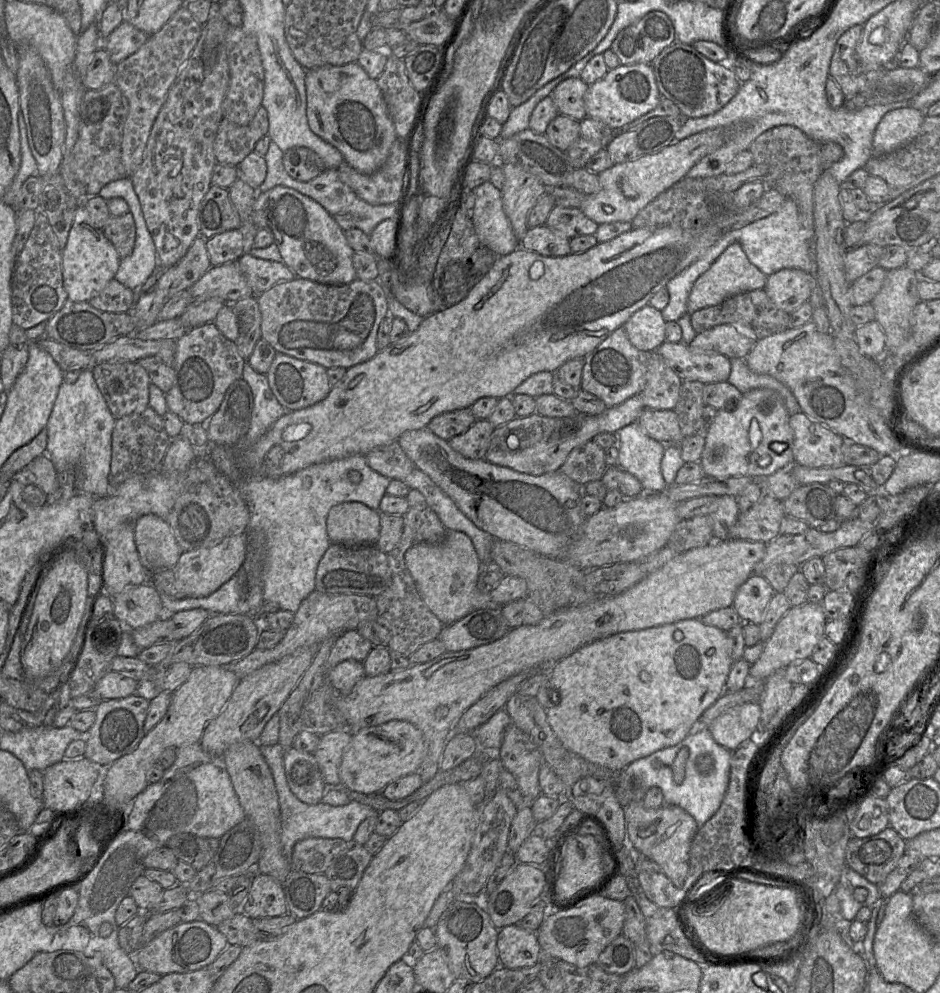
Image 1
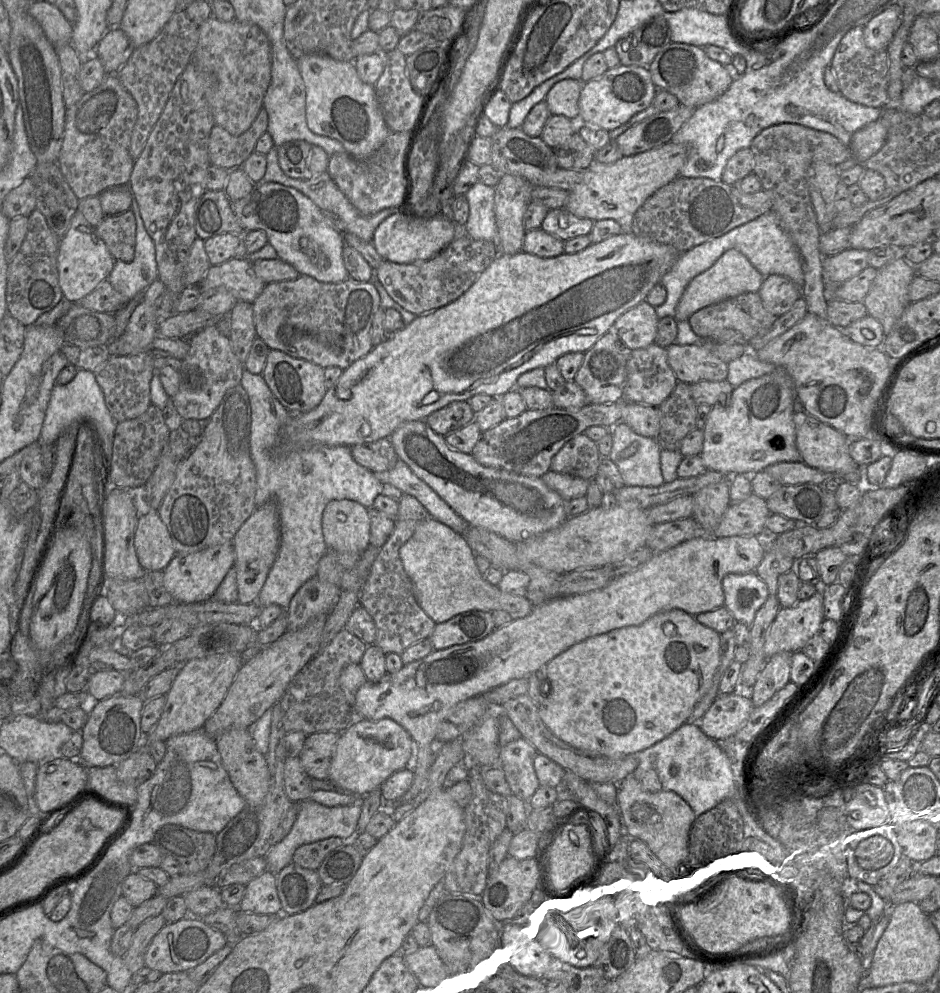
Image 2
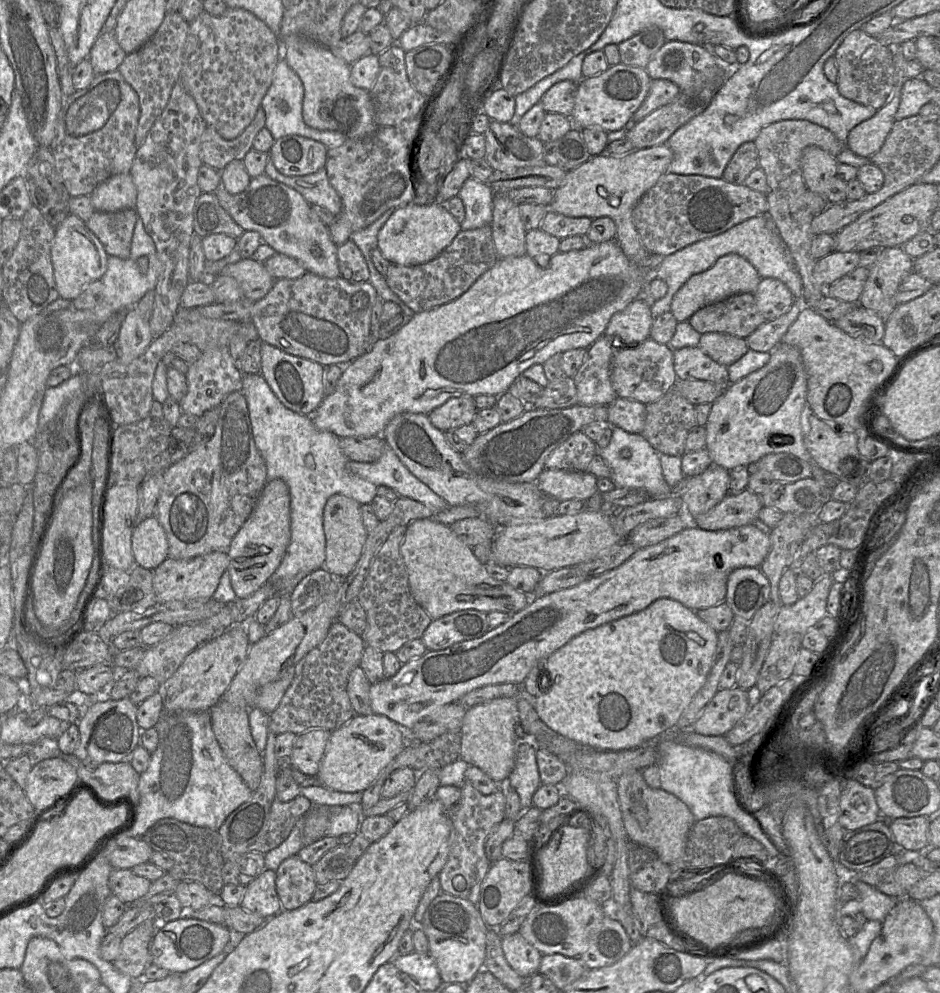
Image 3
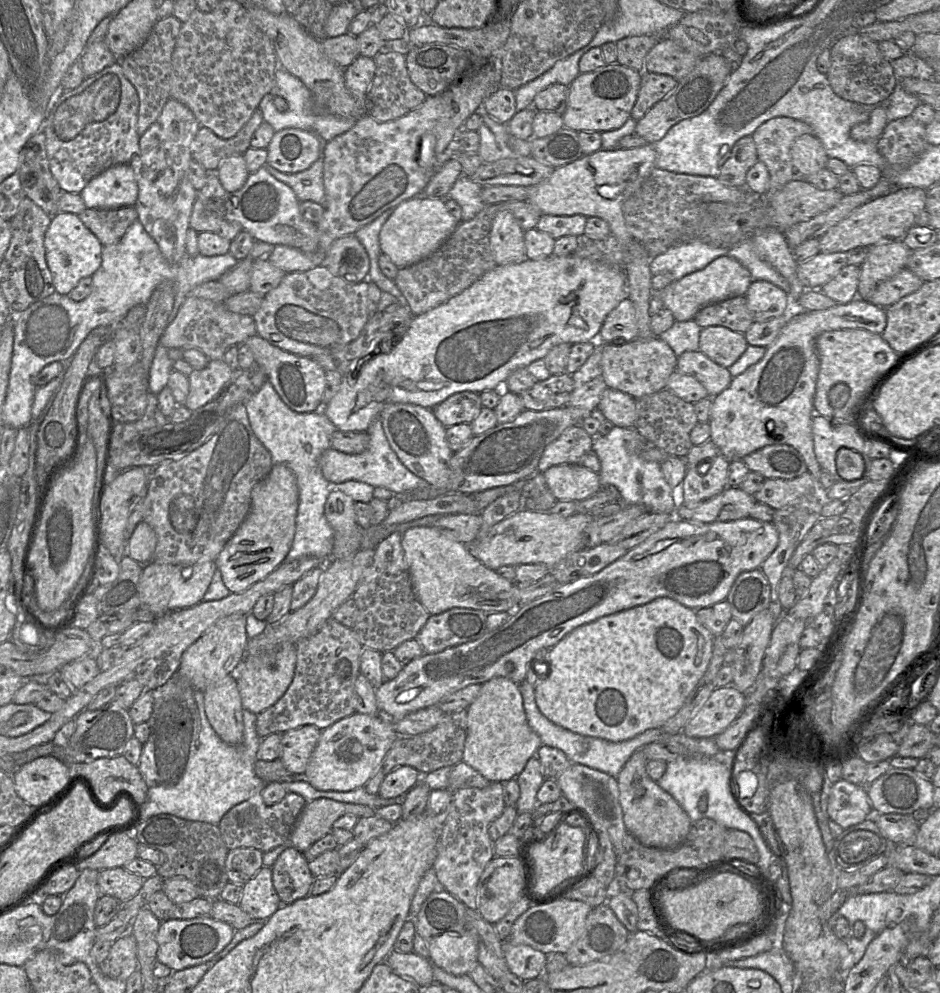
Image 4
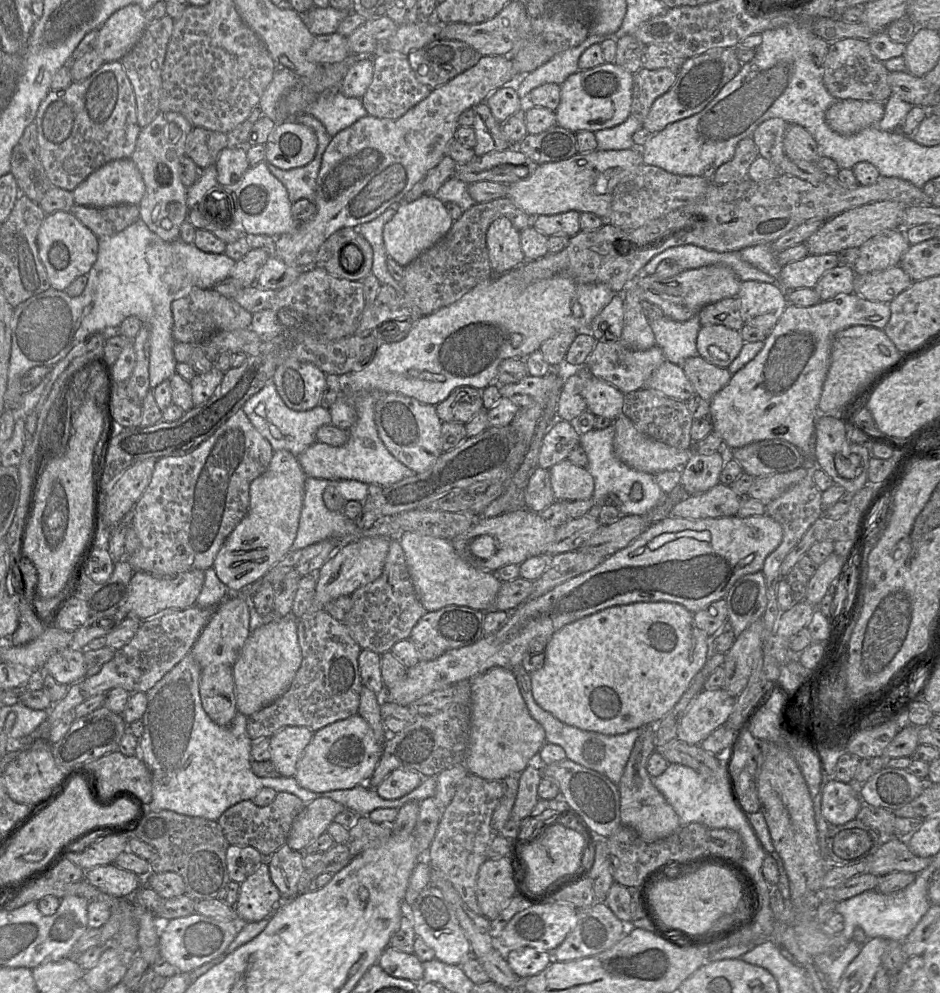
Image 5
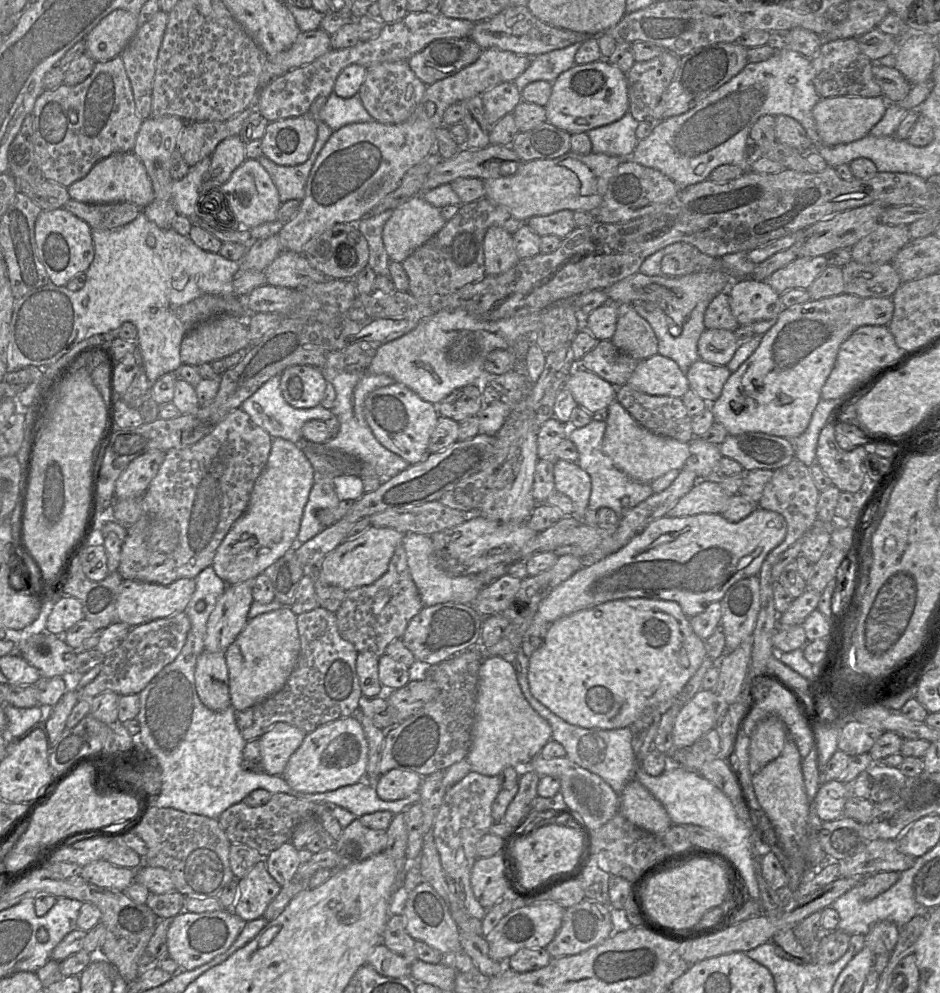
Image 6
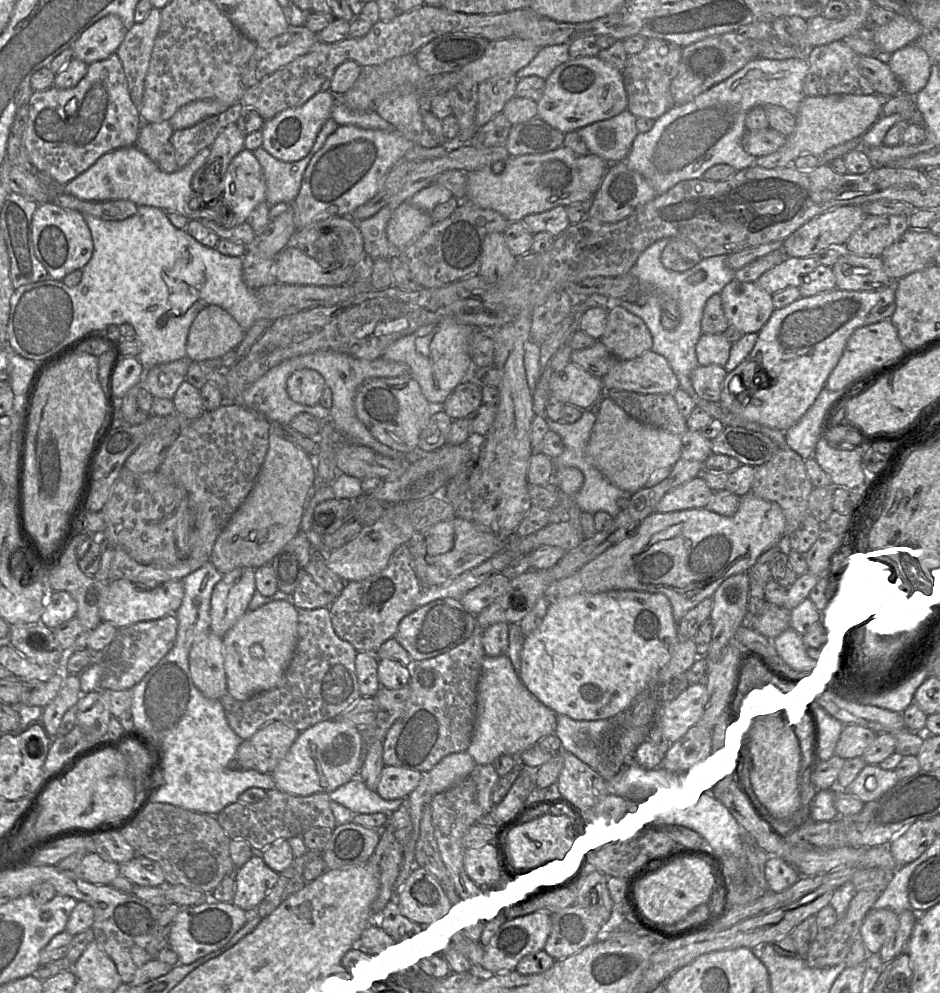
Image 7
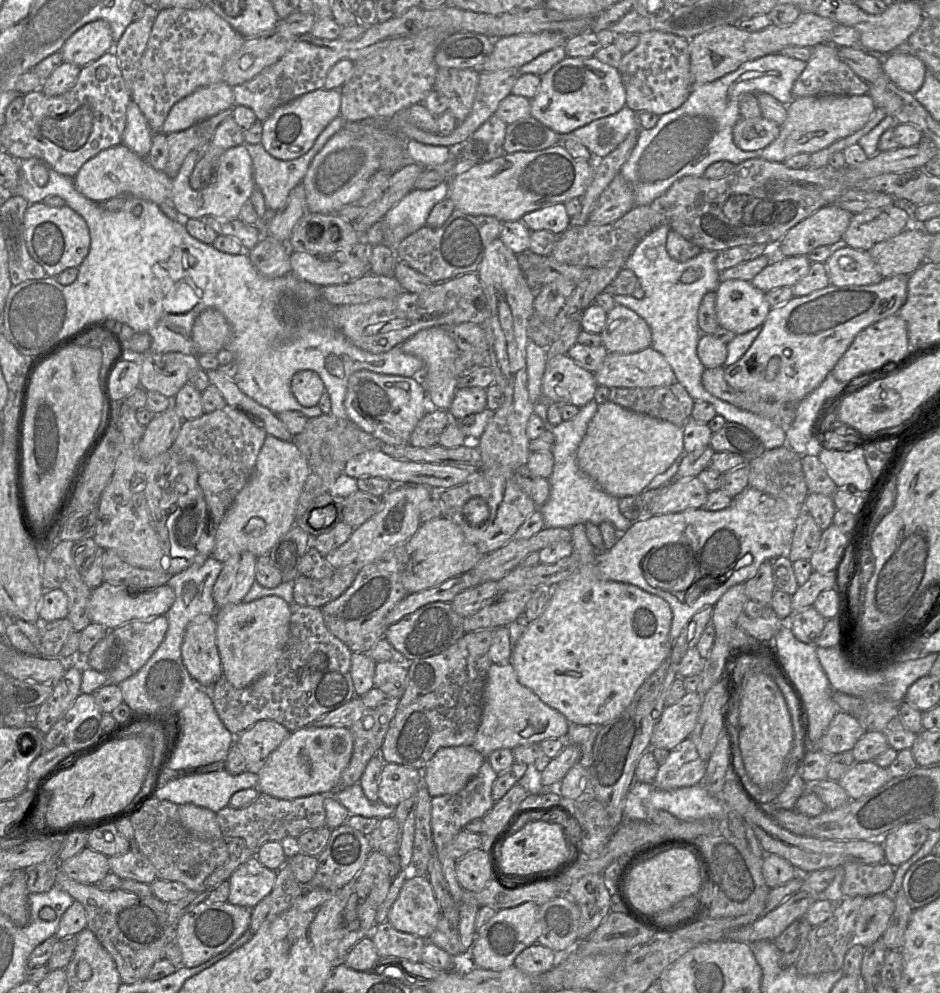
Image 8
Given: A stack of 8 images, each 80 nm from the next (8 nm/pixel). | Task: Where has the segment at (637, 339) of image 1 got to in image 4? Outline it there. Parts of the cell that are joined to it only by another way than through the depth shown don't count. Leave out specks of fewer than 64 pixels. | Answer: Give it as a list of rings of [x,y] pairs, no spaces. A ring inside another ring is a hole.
[[[626,297],[606,316],[595,341],[619,345],[637,338],[636,310],[633,302]]]

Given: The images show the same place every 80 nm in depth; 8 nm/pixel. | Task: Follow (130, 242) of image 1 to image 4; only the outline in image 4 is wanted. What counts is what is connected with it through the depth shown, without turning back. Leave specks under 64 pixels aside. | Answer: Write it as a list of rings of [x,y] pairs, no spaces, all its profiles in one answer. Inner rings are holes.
[[[135,207],[88,209],[78,215],[83,224],[105,245],[117,244],[138,219]]]

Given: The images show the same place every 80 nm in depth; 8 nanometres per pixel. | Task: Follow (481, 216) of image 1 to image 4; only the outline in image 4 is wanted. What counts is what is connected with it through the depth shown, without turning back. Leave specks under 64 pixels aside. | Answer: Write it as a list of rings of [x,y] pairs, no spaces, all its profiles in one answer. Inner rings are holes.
[[[461,175],[450,189],[447,198],[459,204],[462,211],[461,221],[474,218],[486,206],[481,199],[481,190],[481,185],[465,175]]]

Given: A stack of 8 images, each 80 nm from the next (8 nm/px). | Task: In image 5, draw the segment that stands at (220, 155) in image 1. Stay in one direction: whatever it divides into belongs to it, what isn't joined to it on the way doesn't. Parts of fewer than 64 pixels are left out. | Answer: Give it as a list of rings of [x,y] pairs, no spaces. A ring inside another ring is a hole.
[[[256,106],[241,124],[226,133],[193,127],[186,139],[185,156],[200,169],[215,165],[223,149],[246,146],[249,132],[261,115],[261,110]]]

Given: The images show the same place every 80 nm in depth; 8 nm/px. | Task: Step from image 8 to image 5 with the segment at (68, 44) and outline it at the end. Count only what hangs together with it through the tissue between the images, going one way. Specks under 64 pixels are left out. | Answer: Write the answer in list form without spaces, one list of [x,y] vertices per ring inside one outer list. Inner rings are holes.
[[[139,5],[125,6],[98,29],[93,50],[104,63],[120,61],[139,41],[146,26],[145,11]]]

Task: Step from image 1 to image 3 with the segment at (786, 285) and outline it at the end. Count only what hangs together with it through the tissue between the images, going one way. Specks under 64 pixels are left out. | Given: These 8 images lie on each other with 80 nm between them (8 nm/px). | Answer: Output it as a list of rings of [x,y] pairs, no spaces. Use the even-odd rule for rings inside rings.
[[[761,278],[753,295],[759,311],[767,321],[785,314],[794,303],[789,288],[775,278]]]

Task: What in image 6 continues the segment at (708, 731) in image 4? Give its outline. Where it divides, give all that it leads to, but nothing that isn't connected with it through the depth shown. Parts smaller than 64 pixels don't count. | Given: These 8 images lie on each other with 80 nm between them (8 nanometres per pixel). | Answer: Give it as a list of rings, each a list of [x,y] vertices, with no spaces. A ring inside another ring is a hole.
[[[700,689],[681,707],[673,728],[674,748],[691,746],[719,723],[718,697],[711,690]]]

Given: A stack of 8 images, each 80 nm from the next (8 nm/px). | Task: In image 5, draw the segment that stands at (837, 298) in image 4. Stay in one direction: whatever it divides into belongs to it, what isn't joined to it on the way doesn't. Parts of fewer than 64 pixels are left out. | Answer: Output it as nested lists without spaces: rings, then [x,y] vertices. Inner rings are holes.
[[[838,265],[823,274],[814,287],[821,301],[834,298],[839,294],[853,293],[854,268]]]

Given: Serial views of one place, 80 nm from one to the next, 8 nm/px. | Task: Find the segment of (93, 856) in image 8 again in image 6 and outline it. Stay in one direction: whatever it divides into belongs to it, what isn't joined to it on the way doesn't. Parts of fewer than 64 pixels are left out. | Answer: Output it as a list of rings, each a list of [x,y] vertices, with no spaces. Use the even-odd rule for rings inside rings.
[[[101,859],[84,866],[80,877],[99,887],[124,892],[135,881],[135,870],[117,867],[105,859]]]

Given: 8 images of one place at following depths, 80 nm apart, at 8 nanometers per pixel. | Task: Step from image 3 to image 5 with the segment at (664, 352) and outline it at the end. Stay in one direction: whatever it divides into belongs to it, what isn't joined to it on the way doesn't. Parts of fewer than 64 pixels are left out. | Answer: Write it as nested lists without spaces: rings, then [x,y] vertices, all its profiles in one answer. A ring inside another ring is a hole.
[[[621,340],[597,341],[584,366],[592,377],[603,380],[615,386],[623,394],[627,394],[646,387],[654,371],[665,360],[665,356],[658,345],[641,351],[629,347]]]

